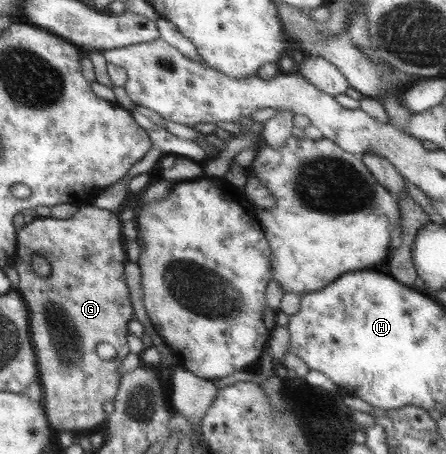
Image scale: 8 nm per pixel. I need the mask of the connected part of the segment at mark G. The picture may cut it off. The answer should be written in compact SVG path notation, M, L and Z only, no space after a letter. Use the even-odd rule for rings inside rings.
M89 204L78 207L69 218L35 216L16 231L16 290L28 308L30 339L35 348L38 383L43 394L41 403L47 423L55 432L71 431L76 435L89 432L106 420L108 406L117 395L120 377L118 368L129 351L126 343L129 333L127 323L134 317L124 279L124 262L127 257L121 224L118 214ZM32 254L49 263L50 271L46 277L40 277L32 270ZM100 342L111 344L116 349L116 356L109 360L99 358L95 346Z

